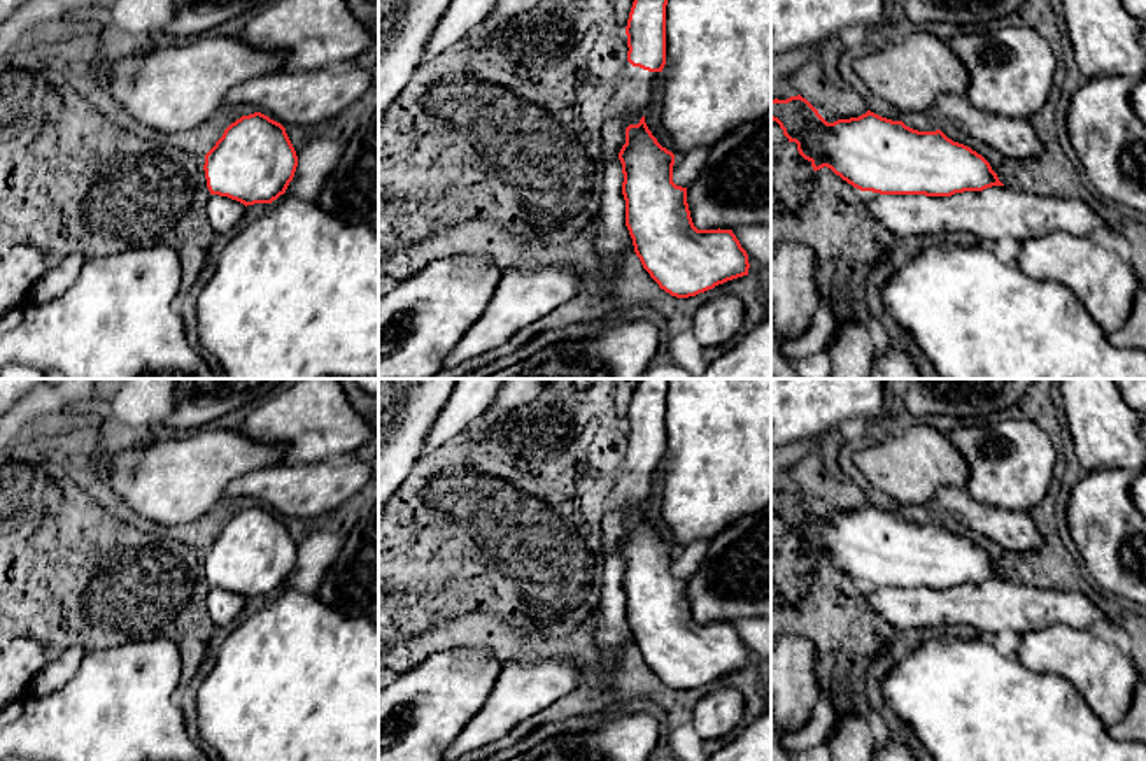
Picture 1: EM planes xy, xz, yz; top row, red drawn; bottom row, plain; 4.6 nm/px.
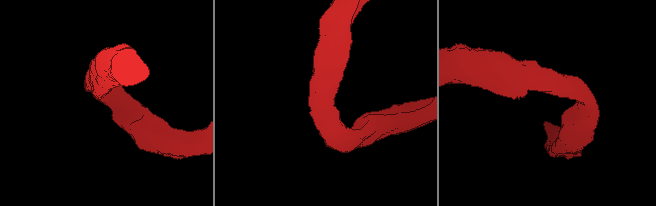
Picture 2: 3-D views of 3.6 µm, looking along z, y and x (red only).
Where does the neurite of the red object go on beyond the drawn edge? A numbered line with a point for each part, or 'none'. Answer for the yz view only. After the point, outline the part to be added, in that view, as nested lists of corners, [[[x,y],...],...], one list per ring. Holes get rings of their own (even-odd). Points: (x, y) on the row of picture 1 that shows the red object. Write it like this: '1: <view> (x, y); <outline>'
1: yz (997, 213); [[[1008,186],[951,196],[860,191],[864,209],[894,235],[967,231],[980,240],[1037,238],[1053,231],[1088,237],[1106,221],[1079,200],[1041,196]]]

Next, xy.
1: xy (223, 213); [[[212,195],[207,217],[216,233],[235,233],[245,214],[245,205],[228,196]]]

